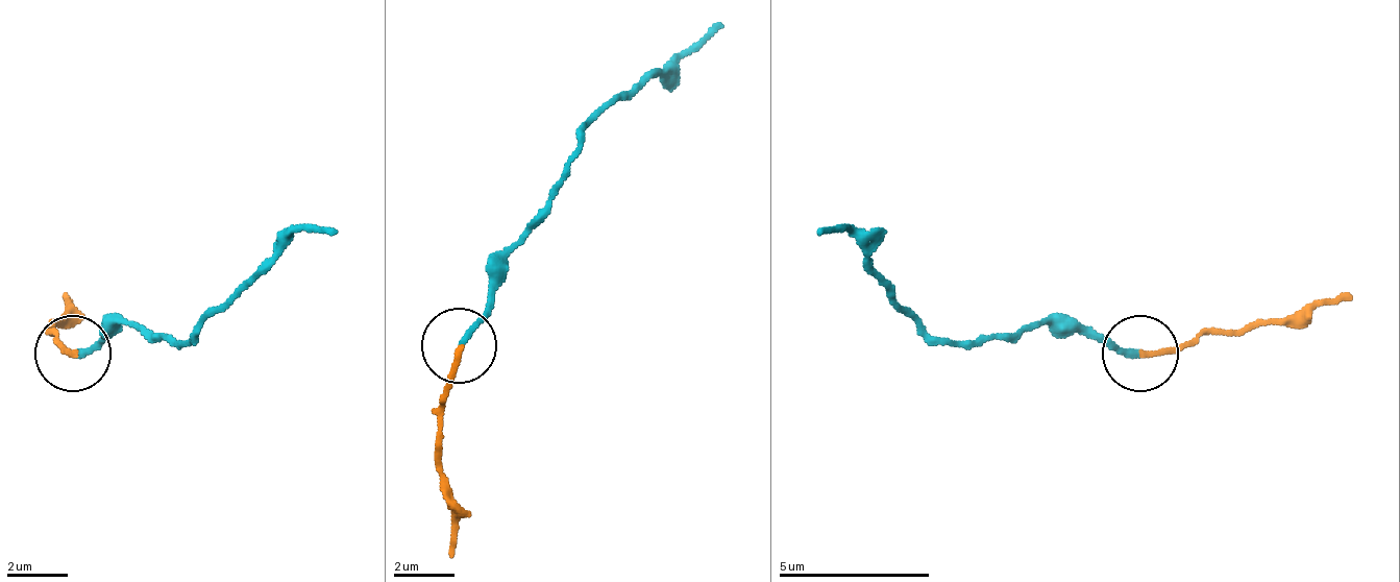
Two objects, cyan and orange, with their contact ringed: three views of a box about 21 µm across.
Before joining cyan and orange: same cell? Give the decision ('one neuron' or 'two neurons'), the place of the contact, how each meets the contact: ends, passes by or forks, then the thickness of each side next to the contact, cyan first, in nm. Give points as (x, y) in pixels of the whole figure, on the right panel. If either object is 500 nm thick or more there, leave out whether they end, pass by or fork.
one neuron | (1140, 353) | cyan ends | orange ends | 200/190 nm

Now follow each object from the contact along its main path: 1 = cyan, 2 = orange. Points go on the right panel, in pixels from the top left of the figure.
1: (1141, 355), (1044, 324), (937, 340), (846, 234), (824, 234)
2: (1141, 355), (1203, 332), (1285, 324), (1354, 294)

